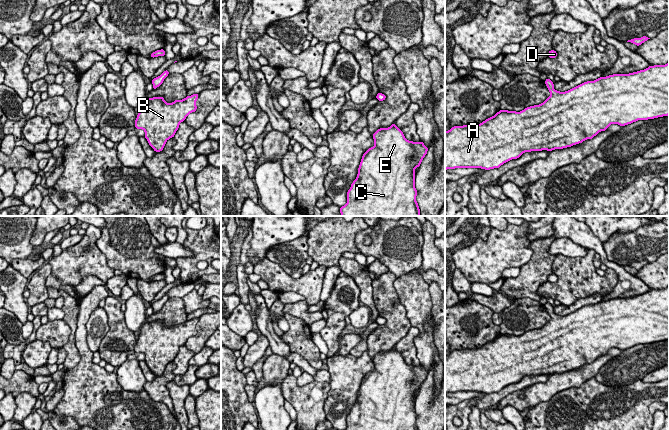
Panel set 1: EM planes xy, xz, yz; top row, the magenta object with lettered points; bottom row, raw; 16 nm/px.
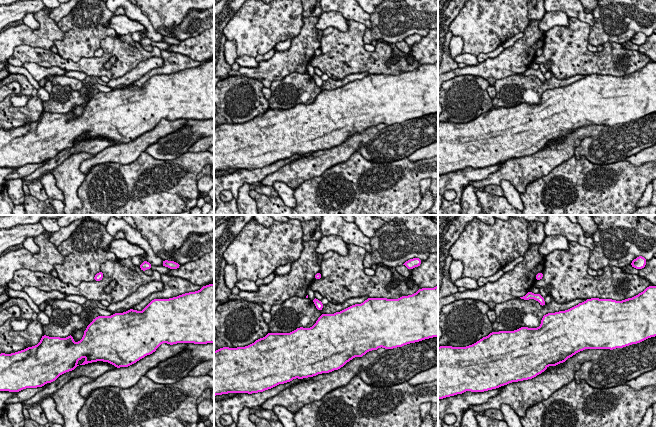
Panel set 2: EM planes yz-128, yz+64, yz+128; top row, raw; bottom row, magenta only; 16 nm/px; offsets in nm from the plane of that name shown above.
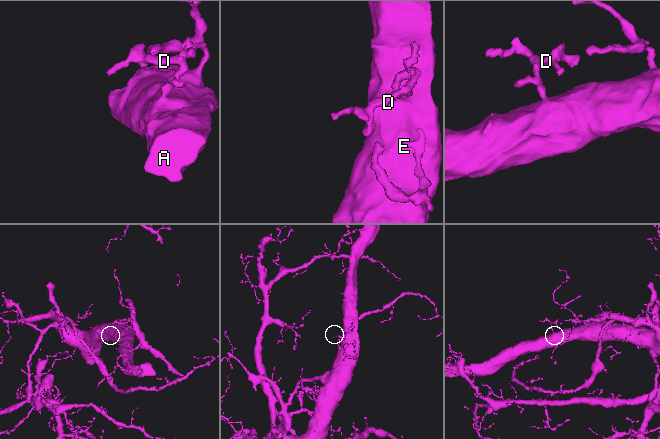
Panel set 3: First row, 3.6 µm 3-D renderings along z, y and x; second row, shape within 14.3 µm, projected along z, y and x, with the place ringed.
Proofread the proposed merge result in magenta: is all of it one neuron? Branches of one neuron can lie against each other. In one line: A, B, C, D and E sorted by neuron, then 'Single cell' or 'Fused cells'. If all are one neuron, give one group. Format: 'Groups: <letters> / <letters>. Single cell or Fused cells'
Groups: A B C D E. Single cell

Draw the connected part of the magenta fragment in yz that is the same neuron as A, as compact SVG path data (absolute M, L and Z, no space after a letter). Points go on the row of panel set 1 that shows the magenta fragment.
M669 62L665 65L649 66L644 70L629 74L613 74L587 81L565 92L555 90L553 82L547 78L545 84L550 96L539 105L525 108L520 112L500 110L477 125L454 126L445 131L445 170L455 168L499 168L525 152L552 151L563 149L592 139L605 131L611 124L625 126L638 120L648 120L669 115Z

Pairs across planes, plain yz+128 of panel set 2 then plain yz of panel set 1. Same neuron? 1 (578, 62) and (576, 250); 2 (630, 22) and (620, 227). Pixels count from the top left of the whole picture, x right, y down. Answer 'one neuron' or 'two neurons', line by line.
1: two neurons
2: two neurons

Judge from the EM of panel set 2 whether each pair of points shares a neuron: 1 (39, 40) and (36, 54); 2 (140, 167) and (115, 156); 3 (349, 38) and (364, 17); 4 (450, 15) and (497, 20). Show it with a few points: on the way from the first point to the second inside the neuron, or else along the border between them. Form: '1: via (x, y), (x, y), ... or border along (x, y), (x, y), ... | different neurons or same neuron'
1: border along (14, 47), (29, 45), (49, 50) | different neurons
2: border along (144, 150), (128, 163), (106, 163) | different neurons
3: border along (347, 19), (361, 22), (366, 28) | different neurons
4: border along (460, 10), (449, 26), (452, 35) | different neurons

